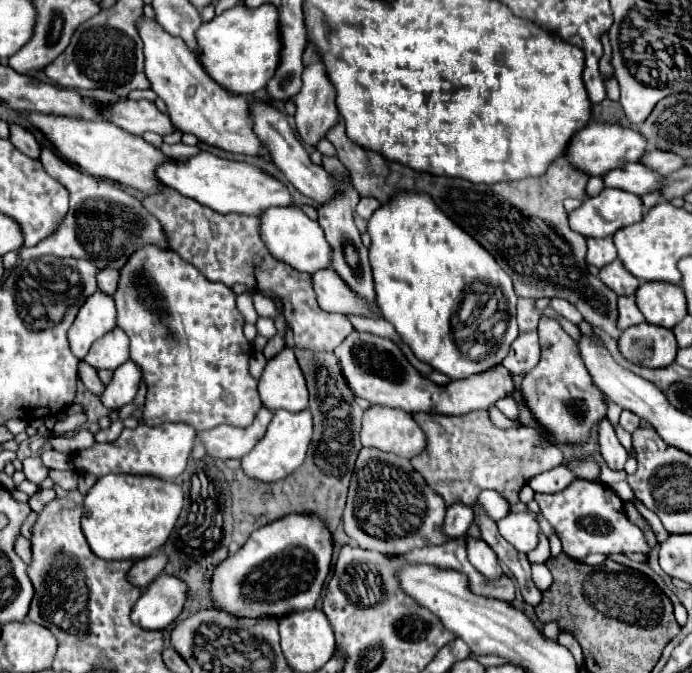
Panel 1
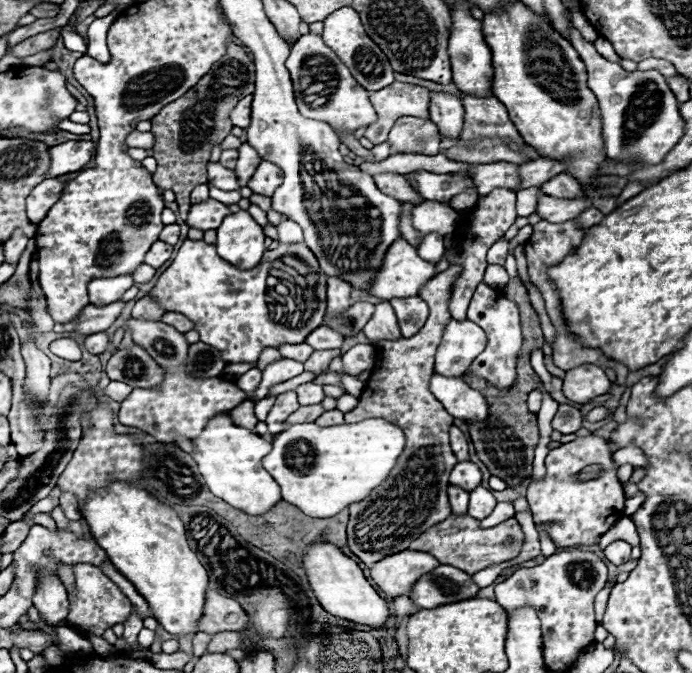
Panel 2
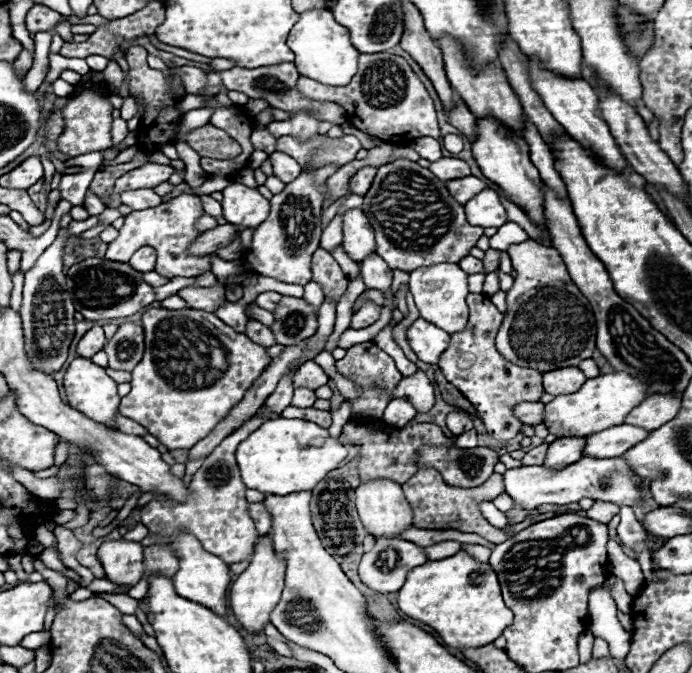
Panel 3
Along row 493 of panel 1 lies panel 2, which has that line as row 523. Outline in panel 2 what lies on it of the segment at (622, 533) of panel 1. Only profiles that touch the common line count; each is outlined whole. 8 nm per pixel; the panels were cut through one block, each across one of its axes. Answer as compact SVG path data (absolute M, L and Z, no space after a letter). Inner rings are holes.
M584 436L584 438L576 438L572 442L562 444L560 448L554 448L548 452L546 456L546 474L542 480L532 480L528 490L526 490L526 498L530 504L530 510L534 514L536 524L540 522L550 522L554 520L554 524L548 528L548 534L552 536L554 544L558 548L574 548L574 546L590 546L590 544L598 544L600 536L604 532L608 532L616 520L624 514L624 492L622 492L622 484L616 478L616 468L612 464L612 454L614 448L600 436ZM590 464L600 464L602 466L602 476L594 478L594 480L578 480L578 472Z

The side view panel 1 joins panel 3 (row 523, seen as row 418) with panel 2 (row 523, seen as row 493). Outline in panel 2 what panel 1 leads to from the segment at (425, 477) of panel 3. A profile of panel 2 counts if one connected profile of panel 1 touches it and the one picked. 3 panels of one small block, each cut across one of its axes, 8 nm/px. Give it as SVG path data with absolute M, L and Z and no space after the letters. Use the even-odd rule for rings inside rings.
M450 514L446 520L442 520L440 524L434 524L434 528L428 528L426 532L422 532L422 536L418 536L416 540L412 540L410 548L412 550L420 550L420 552L428 552L432 556L438 558L440 564L450 564L456 566L468 574L476 574L488 566L494 564L502 564L508 560L514 560L524 544L524 532L520 528L520 524L516 522L516 518L510 518L494 528L470 528L470 530L456 530L452 534L442 534L442 524L480 524L480 520L470 518L468 514ZM506 536L512 536L512 546L506 548L502 542Z

